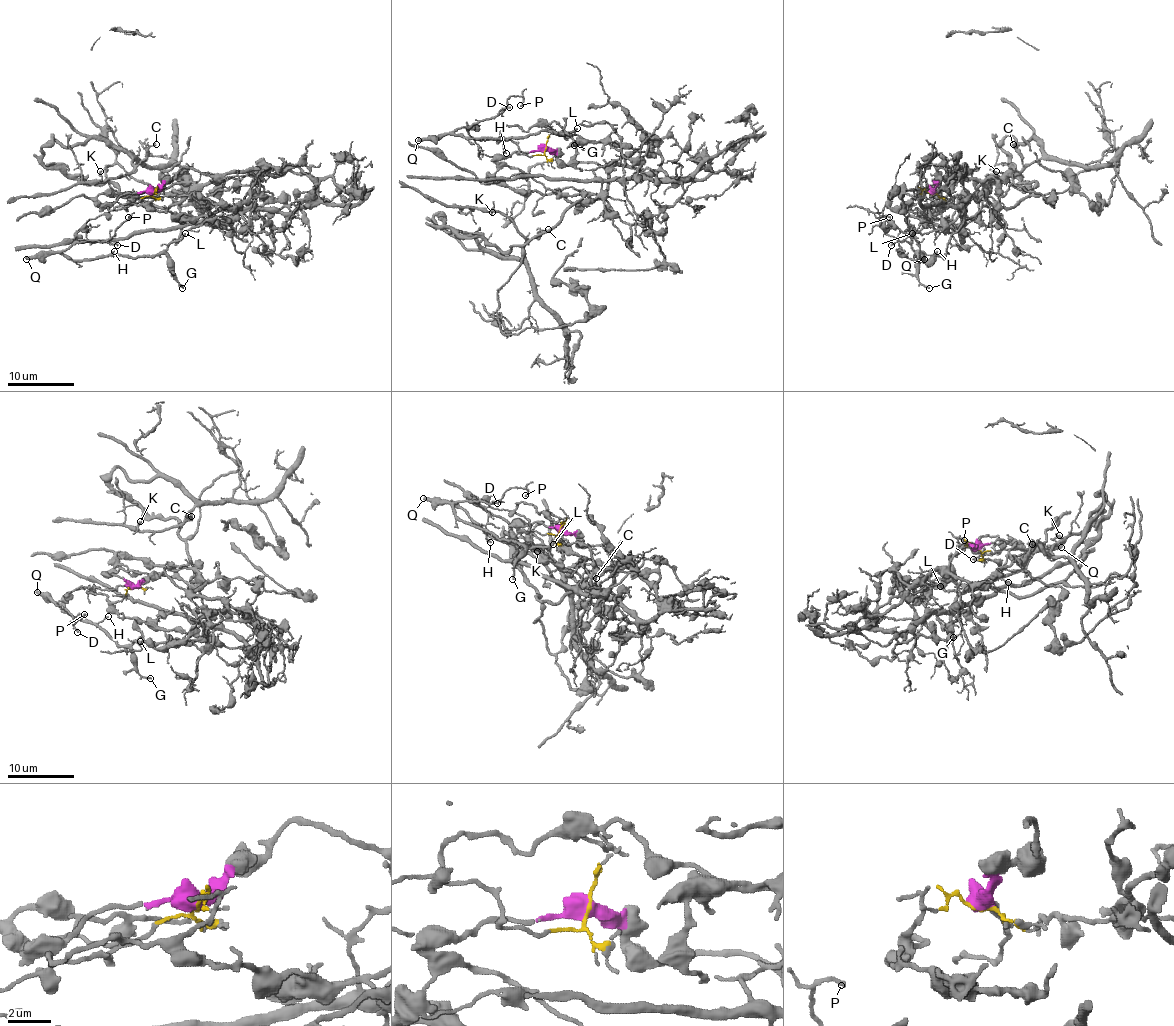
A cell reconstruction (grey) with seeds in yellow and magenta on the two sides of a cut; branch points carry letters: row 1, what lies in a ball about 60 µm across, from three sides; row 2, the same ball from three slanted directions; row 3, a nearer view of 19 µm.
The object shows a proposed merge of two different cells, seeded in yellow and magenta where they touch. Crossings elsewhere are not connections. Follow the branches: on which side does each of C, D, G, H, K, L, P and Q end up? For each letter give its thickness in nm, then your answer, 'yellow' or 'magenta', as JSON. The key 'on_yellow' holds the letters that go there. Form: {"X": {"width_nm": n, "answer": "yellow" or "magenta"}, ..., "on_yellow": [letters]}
{"C": {"width_nm": 100, "answer": "magenta"}, "D": {"width_nm": 150, "answer": "yellow"}, "G": {"width_nm": 190, "answer": "yellow"}, "H": {"width_nm": 180, "answer": "yellow"}, "K": {"width_nm": 240, "answer": "magenta"}, "L": {"width_nm": 280, "answer": "yellow"}, "P": {"width_nm": 190, "answer": "yellow"}, "Q": {"width_nm": 400, "answer": "yellow"}, "on_yellow": ["D", "G", "H", "L", "P", "Q"]}

